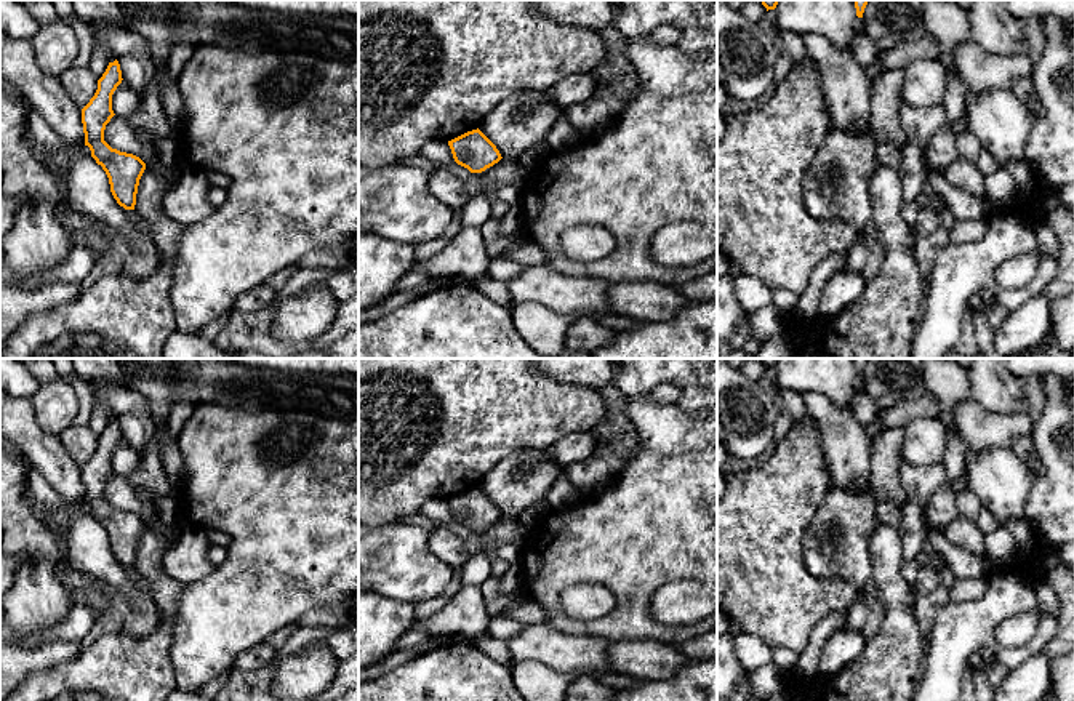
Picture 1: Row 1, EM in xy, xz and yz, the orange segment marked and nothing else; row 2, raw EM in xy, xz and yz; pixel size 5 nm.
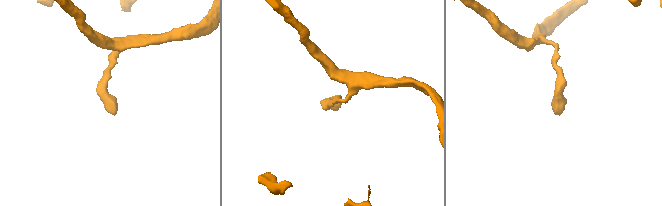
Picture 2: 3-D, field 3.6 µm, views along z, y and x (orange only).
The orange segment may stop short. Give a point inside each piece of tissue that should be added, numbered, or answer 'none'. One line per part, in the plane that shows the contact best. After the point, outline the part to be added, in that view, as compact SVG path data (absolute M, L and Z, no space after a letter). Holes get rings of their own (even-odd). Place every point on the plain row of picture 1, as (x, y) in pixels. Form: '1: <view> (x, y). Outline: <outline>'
none

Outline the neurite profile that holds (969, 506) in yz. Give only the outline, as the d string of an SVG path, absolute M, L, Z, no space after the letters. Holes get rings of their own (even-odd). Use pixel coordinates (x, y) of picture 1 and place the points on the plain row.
M968 488L956 495L956 507L959 511L959 515L970 522L976 522L980 512L983 511L981 501Z

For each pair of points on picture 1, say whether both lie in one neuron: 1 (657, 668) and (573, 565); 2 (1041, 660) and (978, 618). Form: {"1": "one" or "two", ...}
{"1": "two", "2": "two"}

